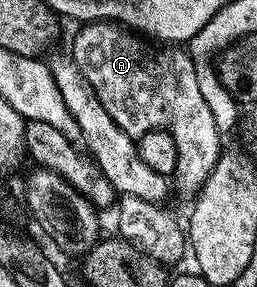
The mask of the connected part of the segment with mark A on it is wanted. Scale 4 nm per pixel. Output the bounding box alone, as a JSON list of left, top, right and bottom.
[71,22,223,196]

